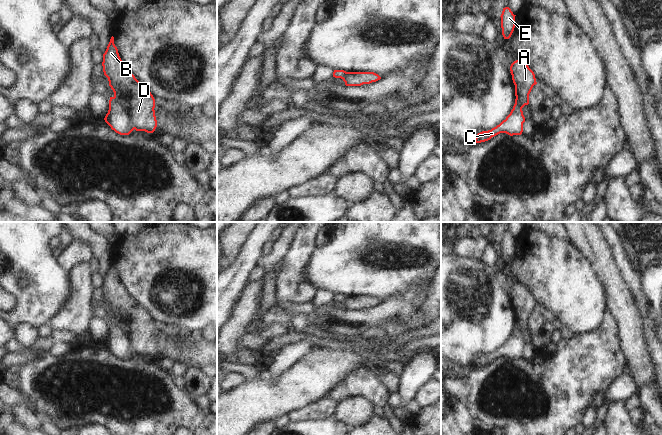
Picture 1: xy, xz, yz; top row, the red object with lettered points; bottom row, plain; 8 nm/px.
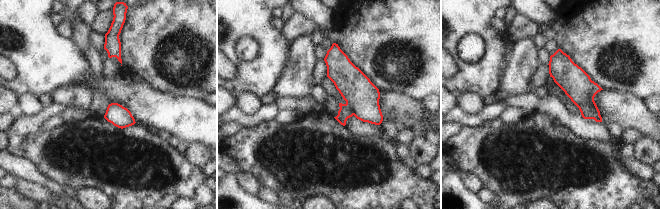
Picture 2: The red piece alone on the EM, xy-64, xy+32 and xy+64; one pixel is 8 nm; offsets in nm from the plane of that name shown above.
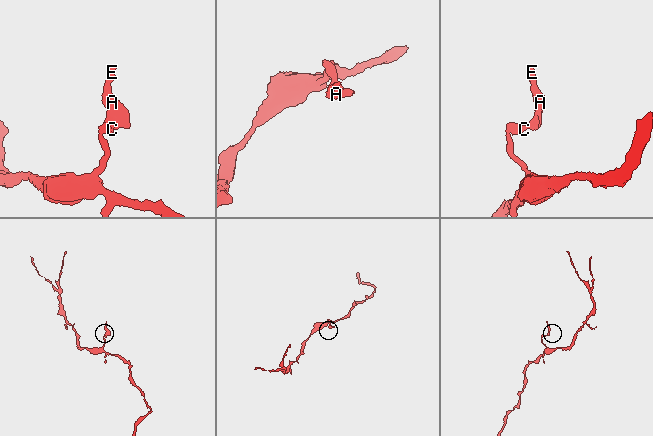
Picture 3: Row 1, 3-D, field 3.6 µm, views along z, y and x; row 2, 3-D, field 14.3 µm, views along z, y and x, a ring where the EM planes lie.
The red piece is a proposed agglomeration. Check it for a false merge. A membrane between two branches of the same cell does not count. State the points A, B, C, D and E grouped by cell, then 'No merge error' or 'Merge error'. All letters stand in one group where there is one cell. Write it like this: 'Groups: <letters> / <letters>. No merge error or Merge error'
Groups: A B D E / C. Merge error.

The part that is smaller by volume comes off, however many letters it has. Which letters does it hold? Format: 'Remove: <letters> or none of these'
Remove: A, B, D, E

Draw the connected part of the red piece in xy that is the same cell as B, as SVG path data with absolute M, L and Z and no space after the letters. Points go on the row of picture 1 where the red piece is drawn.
M112 36L103 54L103 72L121 107L128 113L136 131L153 133L157 127L155 99L121 60Z

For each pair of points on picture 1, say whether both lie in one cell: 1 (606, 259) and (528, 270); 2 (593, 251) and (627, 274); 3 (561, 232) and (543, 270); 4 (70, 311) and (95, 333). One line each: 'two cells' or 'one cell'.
1: two cells
2: two cells
3: two cells
4: two cells

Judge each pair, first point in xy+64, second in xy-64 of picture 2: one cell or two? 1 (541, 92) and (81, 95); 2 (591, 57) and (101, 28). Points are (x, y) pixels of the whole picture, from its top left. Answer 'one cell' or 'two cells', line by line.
1: two cells
2: two cells

